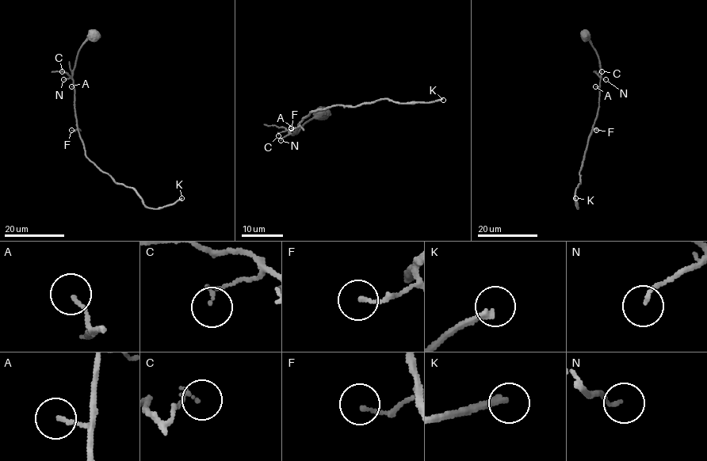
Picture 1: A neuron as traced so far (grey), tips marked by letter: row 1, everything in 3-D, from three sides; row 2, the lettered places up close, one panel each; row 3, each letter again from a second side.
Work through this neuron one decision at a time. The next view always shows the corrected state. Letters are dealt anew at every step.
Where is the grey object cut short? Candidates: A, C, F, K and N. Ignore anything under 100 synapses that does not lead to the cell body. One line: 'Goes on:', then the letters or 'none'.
Goes on: K

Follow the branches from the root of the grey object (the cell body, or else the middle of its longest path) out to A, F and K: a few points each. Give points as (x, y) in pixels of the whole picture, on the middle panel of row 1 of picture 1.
A: (320, 112), (320, 115), (308, 120), (295, 135), (291, 127)
F: (320, 112), (320, 115), (308, 120), (295, 135), (292, 133), (299, 124), (291, 128)
K: (320, 112), (292, 135), (311, 112), (338, 104), (355, 107), (384, 98), (398, 102), (443, 100)

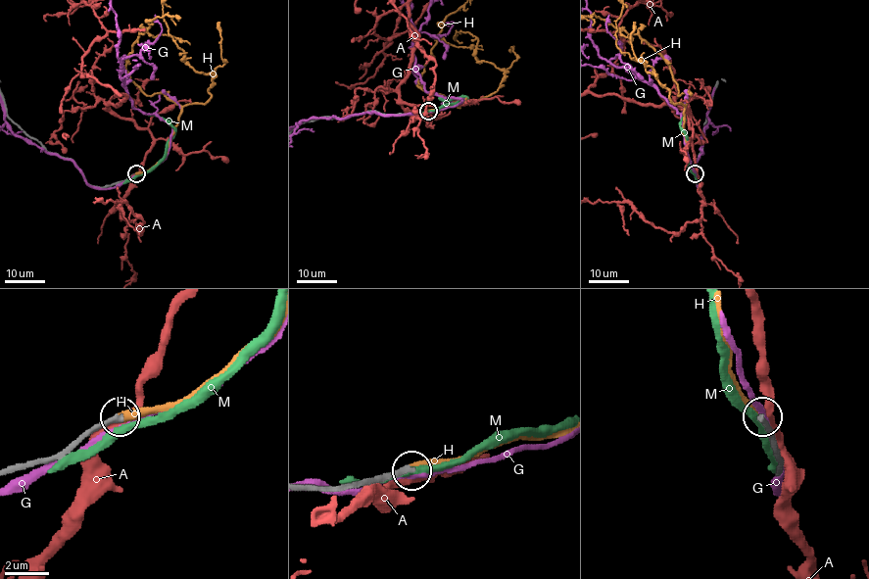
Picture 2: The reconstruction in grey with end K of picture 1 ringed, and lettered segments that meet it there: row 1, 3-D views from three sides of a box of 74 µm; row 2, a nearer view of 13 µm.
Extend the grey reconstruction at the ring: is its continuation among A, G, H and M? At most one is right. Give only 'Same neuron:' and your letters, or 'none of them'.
Same neuron: H

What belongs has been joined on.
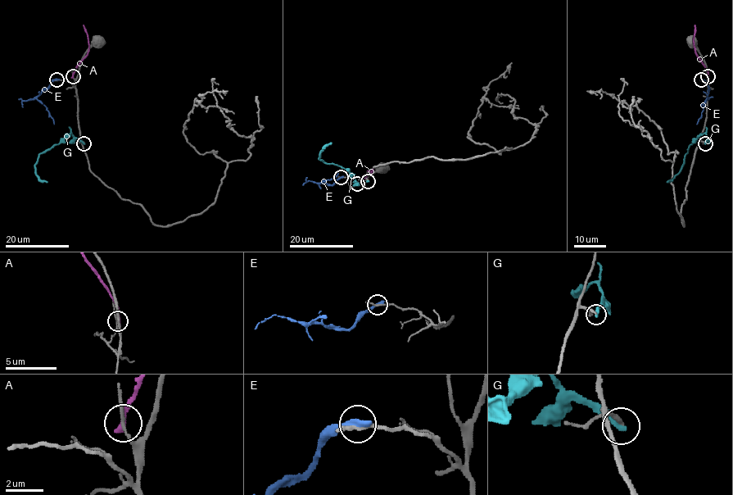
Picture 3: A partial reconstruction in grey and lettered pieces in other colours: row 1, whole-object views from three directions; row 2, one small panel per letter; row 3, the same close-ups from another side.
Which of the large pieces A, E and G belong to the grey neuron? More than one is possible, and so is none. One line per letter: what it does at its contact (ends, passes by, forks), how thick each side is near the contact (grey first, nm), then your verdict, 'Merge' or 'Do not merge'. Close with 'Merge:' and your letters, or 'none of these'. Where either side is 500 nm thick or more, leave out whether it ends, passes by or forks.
A: It ends there. Thickness 150 nm (grey) against 280 nm. Do not merge
E: It ends there. Thickness 240 nm (grey) against 360 nm. Do not merge
G: It ends there. Thickness 220 nm (grey) against 320 nm. Do not merge
Merge: none of these

